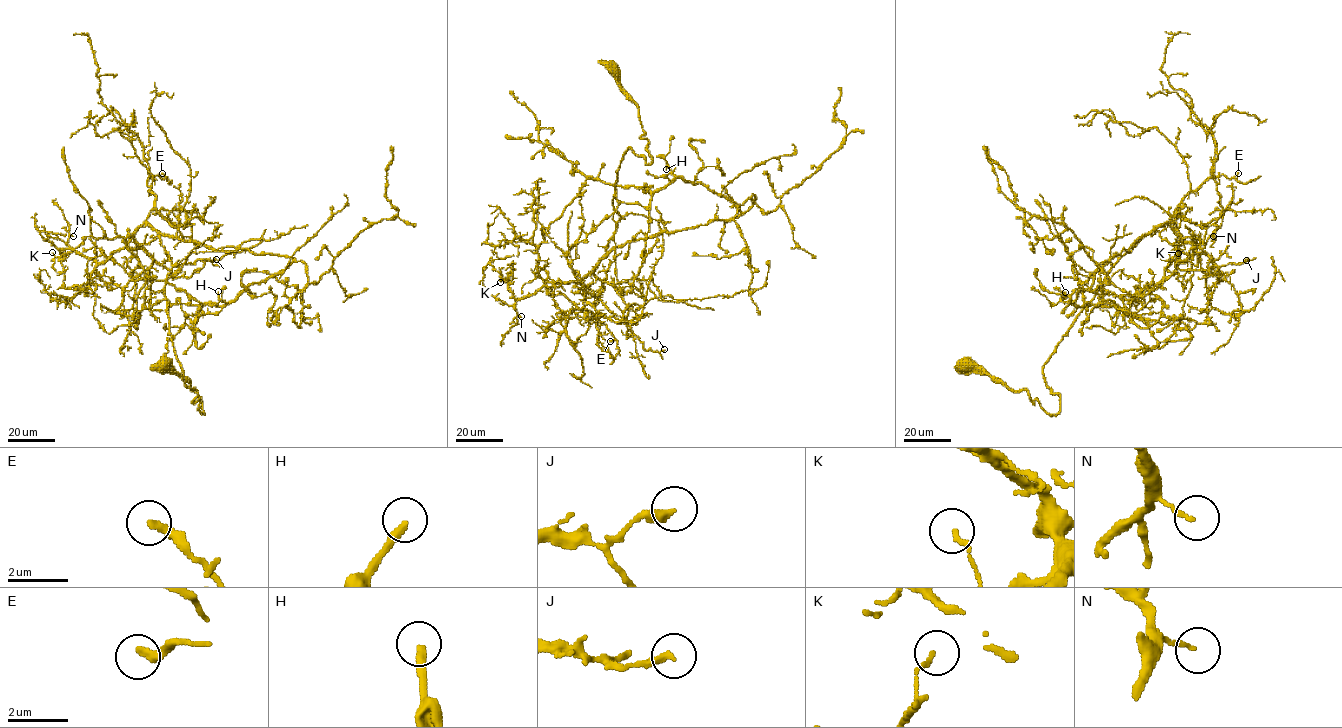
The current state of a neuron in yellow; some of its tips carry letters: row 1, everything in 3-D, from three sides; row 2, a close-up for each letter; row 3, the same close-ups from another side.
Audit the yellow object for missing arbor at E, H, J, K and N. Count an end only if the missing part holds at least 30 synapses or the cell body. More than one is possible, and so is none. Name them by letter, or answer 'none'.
H

